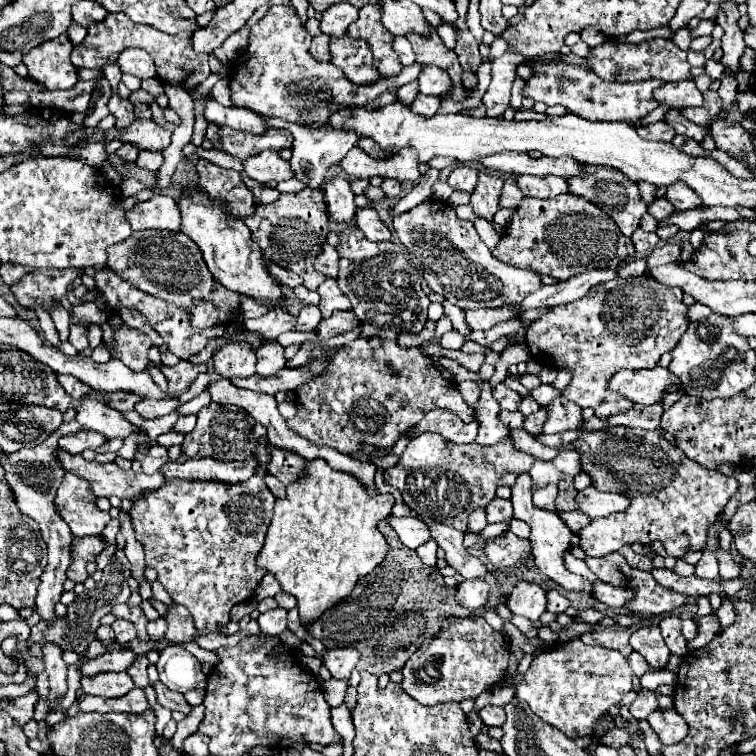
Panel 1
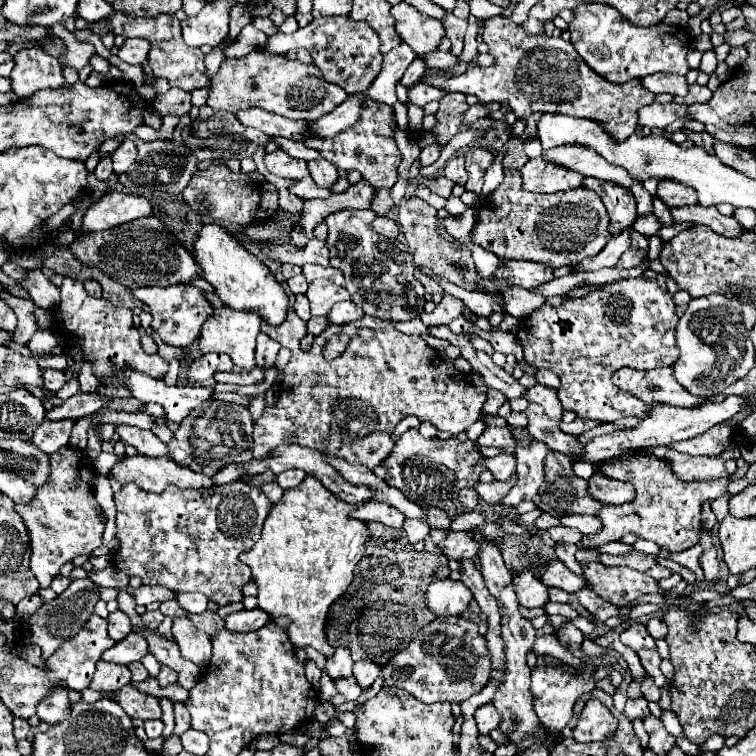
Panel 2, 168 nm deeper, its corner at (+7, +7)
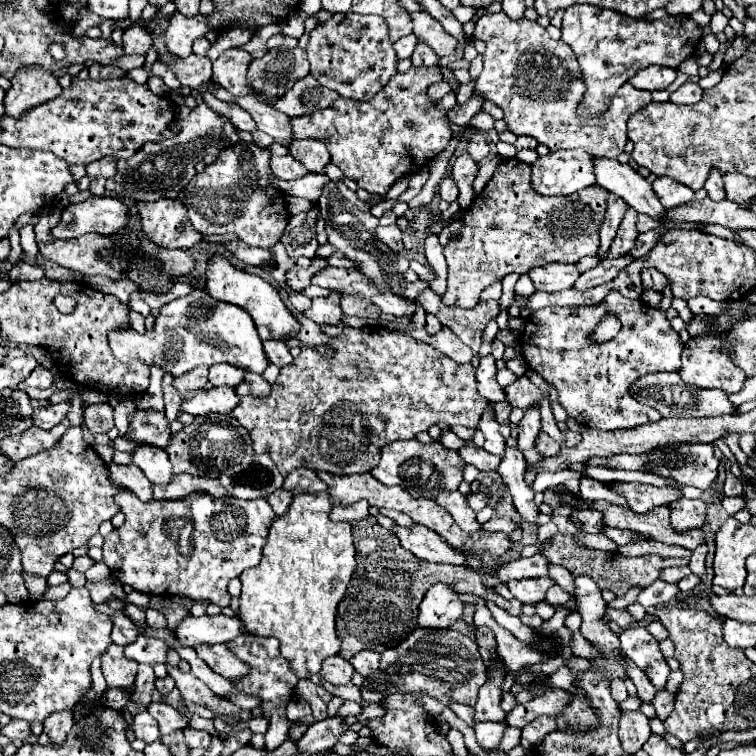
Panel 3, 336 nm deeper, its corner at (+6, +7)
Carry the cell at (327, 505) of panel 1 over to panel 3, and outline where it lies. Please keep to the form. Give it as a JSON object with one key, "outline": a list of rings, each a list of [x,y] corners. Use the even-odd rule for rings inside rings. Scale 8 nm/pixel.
{"outline":[[[328,492],[294,496],[288,512],[272,520],[260,564],[240,574],[242,580],[240,618],[244,618],[246,632],[256,636],[276,636],[280,640],[280,652],[290,660],[292,668],[296,668],[298,678],[308,678],[308,674],[318,674],[322,662],[338,654],[340,640],[334,630],[336,608],[356,568],[356,548],[354,548],[352,528],[346,522],[332,522],[328,518],[330,512],[332,512],[332,502]]]}

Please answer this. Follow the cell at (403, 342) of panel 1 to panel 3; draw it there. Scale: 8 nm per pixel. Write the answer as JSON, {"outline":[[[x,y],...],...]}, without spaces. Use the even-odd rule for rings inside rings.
{"outline":[[[516,158],[502,160],[494,170],[492,180],[480,194],[476,194],[474,202],[470,204],[462,220],[462,228],[454,238],[448,238],[448,244],[444,246],[444,256],[448,260],[448,288],[442,296],[442,302],[446,306],[472,308],[478,304],[480,292],[486,286],[502,280],[506,274],[524,274],[528,268],[550,262],[576,264],[584,256],[596,256],[600,248],[598,230],[606,214],[606,196],[608,192],[604,192],[604,188],[598,184],[574,192],[572,196],[540,196],[530,188],[530,164],[518,162]]]}

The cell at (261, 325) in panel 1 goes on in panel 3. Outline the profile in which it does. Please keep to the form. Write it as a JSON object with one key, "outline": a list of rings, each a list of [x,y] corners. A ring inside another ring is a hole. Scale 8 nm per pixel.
{"outline":[[[298,314],[296,316],[298,322],[300,322],[300,332],[296,334],[298,342],[300,342],[300,356],[290,364],[290,366],[284,366],[280,370],[280,376],[278,380],[272,384],[272,392],[268,398],[242,398],[242,402],[234,408],[234,418],[250,432],[250,438],[252,438],[252,446],[254,446],[254,452],[256,454],[268,454],[272,458],[272,462],[278,466],[280,474],[286,476],[290,470],[298,468],[298,466],[306,466],[306,468],[320,468],[324,472],[332,472],[332,474],[364,474],[364,472],[370,472],[378,462],[380,462],[380,450],[382,446],[386,444],[392,444],[396,440],[408,440],[408,438],[414,438],[418,432],[422,430],[428,430],[432,426],[436,426],[438,422],[446,422],[448,426],[466,426],[466,428],[476,428],[478,422],[480,422],[480,416],[484,412],[484,408],[488,406],[488,400],[482,398],[476,390],[476,378],[474,378],[474,370],[470,364],[456,364],[454,360],[450,360],[448,356],[444,356],[442,352],[434,350],[432,346],[428,344],[422,344],[422,342],[416,342],[414,338],[402,334],[402,332],[392,332],[392,330],[386,330],[386,328],[344,328],[344,332],[340,336],[326,336],[324,332],[320,332],[320,326],[316,326],[312,320],[308,320],[306,316]],[[318,344],[332,344],[336,348],[336,356],[334,358],[322,358],[318,354]]]}

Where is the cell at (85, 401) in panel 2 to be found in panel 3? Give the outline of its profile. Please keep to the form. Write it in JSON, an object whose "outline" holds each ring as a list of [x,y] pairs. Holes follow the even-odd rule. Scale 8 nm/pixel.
{"outline":[[[60,402],[60,404],[56,404],[56,406],[38,408],[38,410],[34,410],[32,420],[34,420],[36,426],[40,426],[40,428],[44,428],[44,430],[50,430],[52,426],[56,426],[56,424],[68,414],[70,406],[72,406],[72,404],[68,404],[68,402]]]}

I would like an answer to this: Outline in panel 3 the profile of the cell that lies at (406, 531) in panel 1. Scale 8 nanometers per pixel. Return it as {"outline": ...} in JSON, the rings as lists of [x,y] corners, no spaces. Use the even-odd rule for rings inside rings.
{"outline":[[[358,500],[354,504],[348,504],[348,506],[334,506],[332,512],[330,512],[330,520],[332,522],[352,522],[352,520],[364,520],[368,516],[368,502],[366,500]]]}

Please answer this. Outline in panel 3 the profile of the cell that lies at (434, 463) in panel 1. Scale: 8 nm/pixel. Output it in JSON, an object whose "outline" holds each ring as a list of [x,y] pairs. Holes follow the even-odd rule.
{"outline":[[[416,438],[412,440],[398,440],[396,444],[388,444],[384,448],[380,464],[372,468],[372,476],[388,486],[402,486],[406,492],[412,492],[412,496],[426,496],[426,498],[438,498],[442,490],[458,490],[462,482],[462,470],[466,462],[460,458],[458,450],[446,448],[440,440],[434,440],[430,444],[422,444]]]}

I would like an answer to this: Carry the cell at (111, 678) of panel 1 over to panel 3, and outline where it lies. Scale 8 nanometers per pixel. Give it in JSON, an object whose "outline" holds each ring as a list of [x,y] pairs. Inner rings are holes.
{"outline":[[[112,644],[102,656],[102,672],[110,688],[128,688],[134,684],[138,664],[124,656],[124,648]]]}

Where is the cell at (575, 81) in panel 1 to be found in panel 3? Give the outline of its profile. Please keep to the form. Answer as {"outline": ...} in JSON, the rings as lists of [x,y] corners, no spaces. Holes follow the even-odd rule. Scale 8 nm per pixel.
{"outline":[[[504,12],[484,14],[476,22],[474,38],[486,42],[484,68],[476,80],[476,90],[504,110],[508,130],[514,134],[534,136],[552,152],[560,148],[582,148],[592,156],[618,158],[628,142],[626,120],[652,102],[650,92],[624,84],[612,98],[610,108],[600,116],[582,118],[578,106],[584,98],[586,84],[578,60],[562,40],[552,40],[546,28],[526,18],[512,20]]]}

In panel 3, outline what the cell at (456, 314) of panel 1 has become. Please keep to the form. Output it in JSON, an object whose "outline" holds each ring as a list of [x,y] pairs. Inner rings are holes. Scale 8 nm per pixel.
{"outline":[[[492,354],[484,356],[480,360],[480,370],[478,370],[478,392],[490,402],[506,402],[506,392],[504,388],[498,386],[496,372],[498,368]]]}

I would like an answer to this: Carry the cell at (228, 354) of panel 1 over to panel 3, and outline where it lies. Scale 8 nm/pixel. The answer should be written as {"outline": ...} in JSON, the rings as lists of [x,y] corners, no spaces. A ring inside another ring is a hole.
{"outline":[[[208,366],[194,368],[192,372],[186,372],[186,374],[178,376],[178,378],[174,378],[174,386],[178,388],[182,398],[196,392],[196,390],[208,388]]]}

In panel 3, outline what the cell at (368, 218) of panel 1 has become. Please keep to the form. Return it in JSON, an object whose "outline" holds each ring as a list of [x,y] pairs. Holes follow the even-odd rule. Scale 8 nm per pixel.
{"outline":[[[398,224],[378,226],[378,228],[376,228],[376,236],[378,236],[378,240],[382,240],[392,252],[400,252],[400,250],[404,248],[404,244],[402,244],[402,230],[398,228]]]}

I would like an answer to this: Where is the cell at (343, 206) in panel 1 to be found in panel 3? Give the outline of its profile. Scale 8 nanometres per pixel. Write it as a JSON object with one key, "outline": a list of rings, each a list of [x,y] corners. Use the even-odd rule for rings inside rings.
{"outline":[[[294,140],[290,146],[290,154],[298,158],[308,168],[308,172],[316,172],[316,174],[322,174],[326,164],[332,160],[326,144],[320,140],[318,142],[316,140],[298,140],[298,142]]]}

